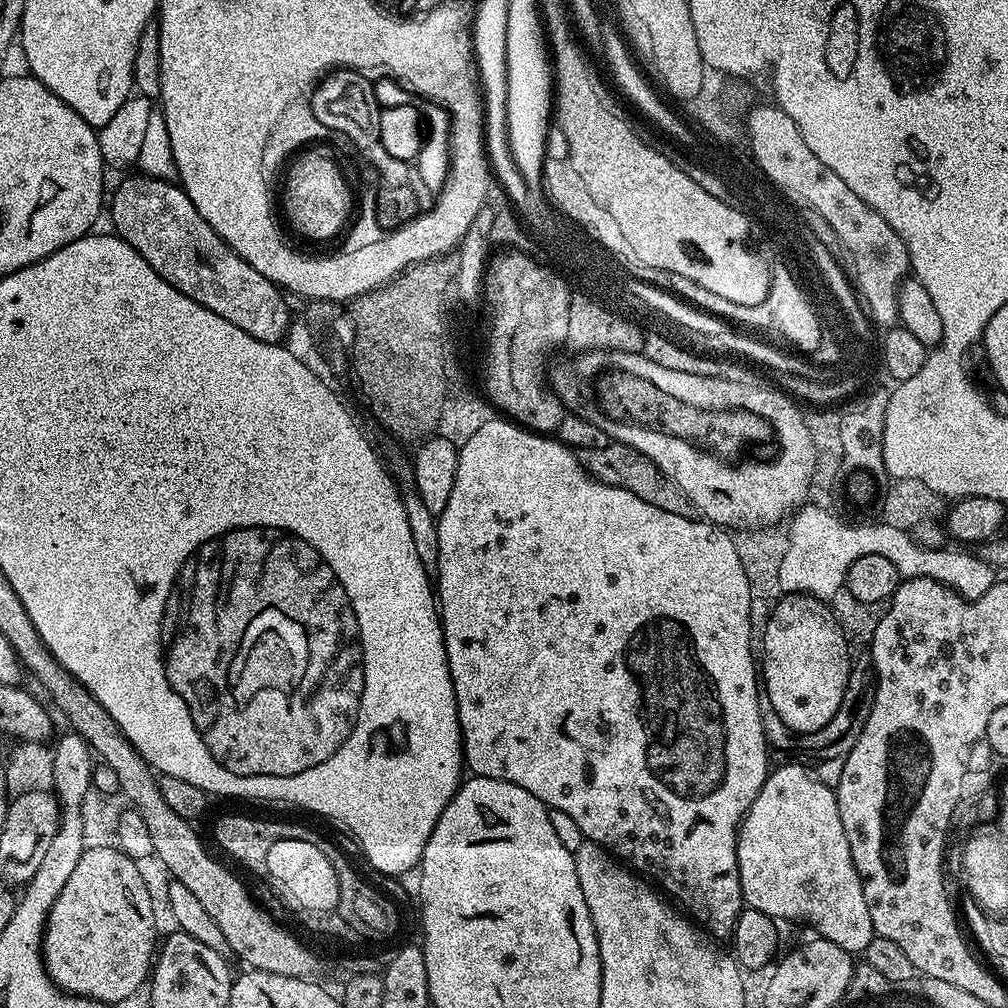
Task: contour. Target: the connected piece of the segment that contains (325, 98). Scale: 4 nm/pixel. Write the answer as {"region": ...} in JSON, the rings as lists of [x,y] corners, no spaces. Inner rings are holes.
{"region":[[[337,68],[325,75],[323,79],[317,83],[314,89],[314,114],[318,118],[318,122],[322,122],[322,126],[326,126],[329,133],[336,134],[341,132],[346,139],[352,144],[357,144],[360,150],[367,150],[371,144],[379,141],[379,118],[381,107],[379,102],[375,100],[375,86],[371,79],[363,71],[353,70],[351,68]]]}

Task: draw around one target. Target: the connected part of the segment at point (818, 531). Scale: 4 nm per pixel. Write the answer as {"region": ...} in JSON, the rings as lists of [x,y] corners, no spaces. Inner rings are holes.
{"region":[[[816,502],[802,504],[792,514],[788,525],[788,548],[782,565],[782,578],[780,578],[786,594],[802,592],[823,600],[831,600],[839,590],[843,589],[849,568],[854,561],[862,556],[870,556],[870,554],[888,558],[890,563],[896,566],[896,570],[903,579],[929,577],[931,580],[940,581],[948,587],[952,587],[966,600],[977,600],[982,594],[986,594],[986,591],[990,590],[990,586],[997,583],[998,580],[997,569],[984,561],[979,555],[968,553],[971,551],[962,548],[950,550],[948,546],[940,548],[924,547],[909,531],[890,526],[883,520],[852,526],[838,520],[829,509],[819,506]]]}

